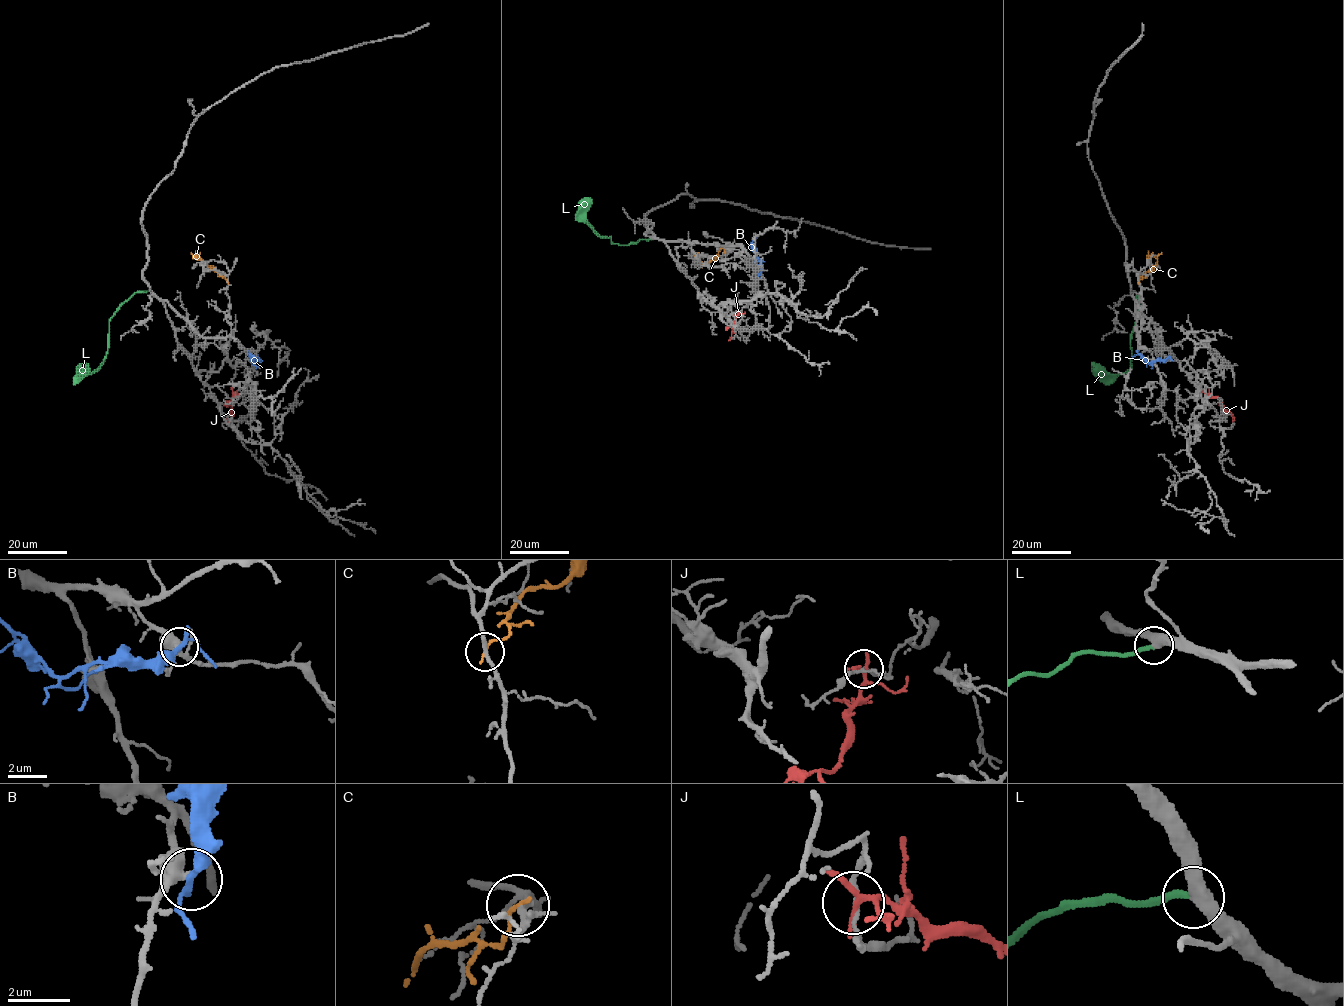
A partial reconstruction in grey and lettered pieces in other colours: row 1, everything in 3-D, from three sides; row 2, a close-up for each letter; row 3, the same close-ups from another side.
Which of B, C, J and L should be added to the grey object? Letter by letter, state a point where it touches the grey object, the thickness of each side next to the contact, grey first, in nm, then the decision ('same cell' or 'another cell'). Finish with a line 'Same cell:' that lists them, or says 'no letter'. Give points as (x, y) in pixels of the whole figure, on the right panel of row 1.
B: contact (1167, 358); calibres 360 and 300 nm; another cell
C: contact (1138, 281); calibres 190 and 130 nm; another cell
J: contact (1204, 394); calibres 90 and 170 nm; another cell
L: contact (1132, 291); calibres 440 and 240 nm; same cell
Same cell: L

